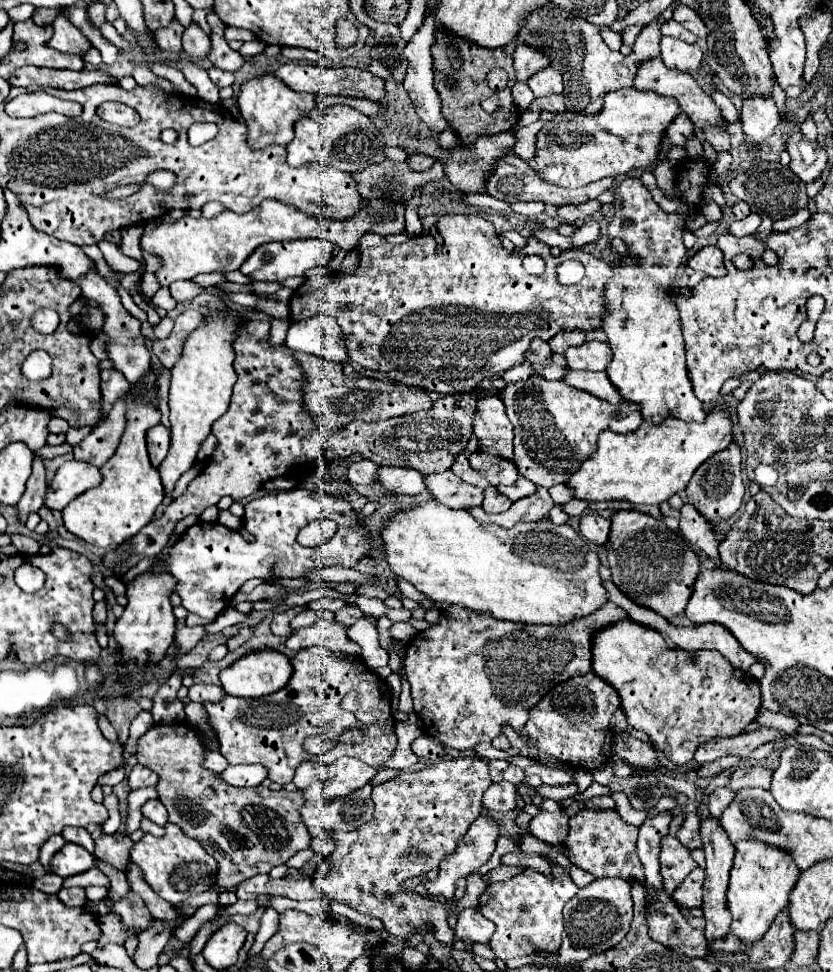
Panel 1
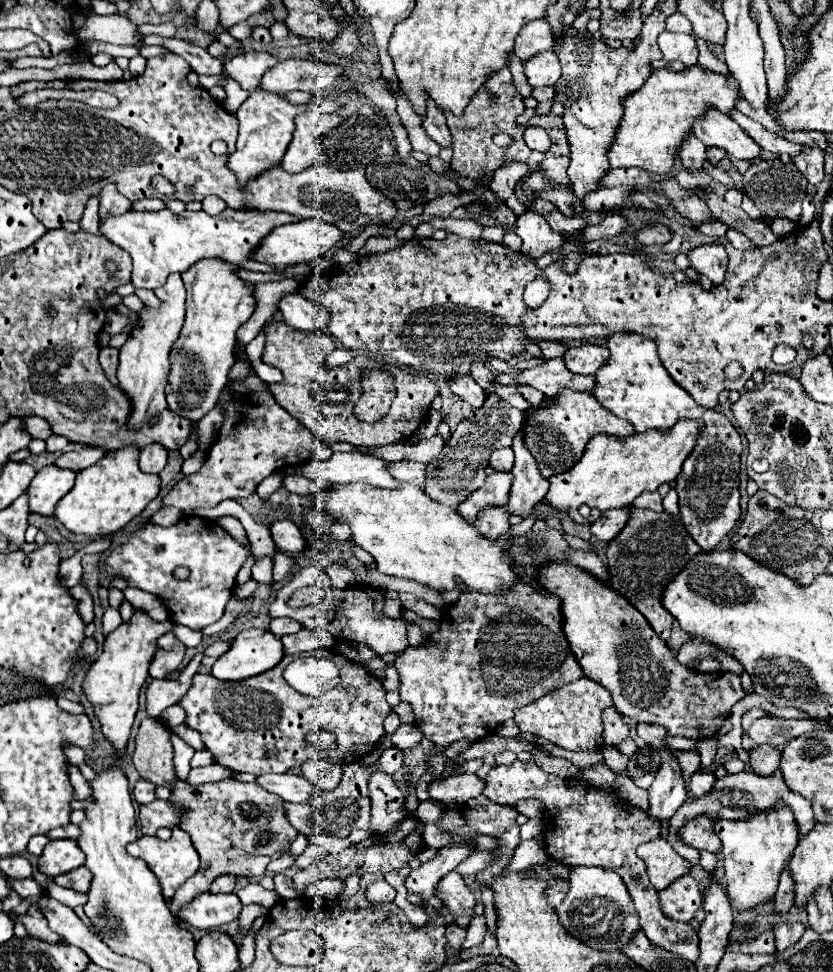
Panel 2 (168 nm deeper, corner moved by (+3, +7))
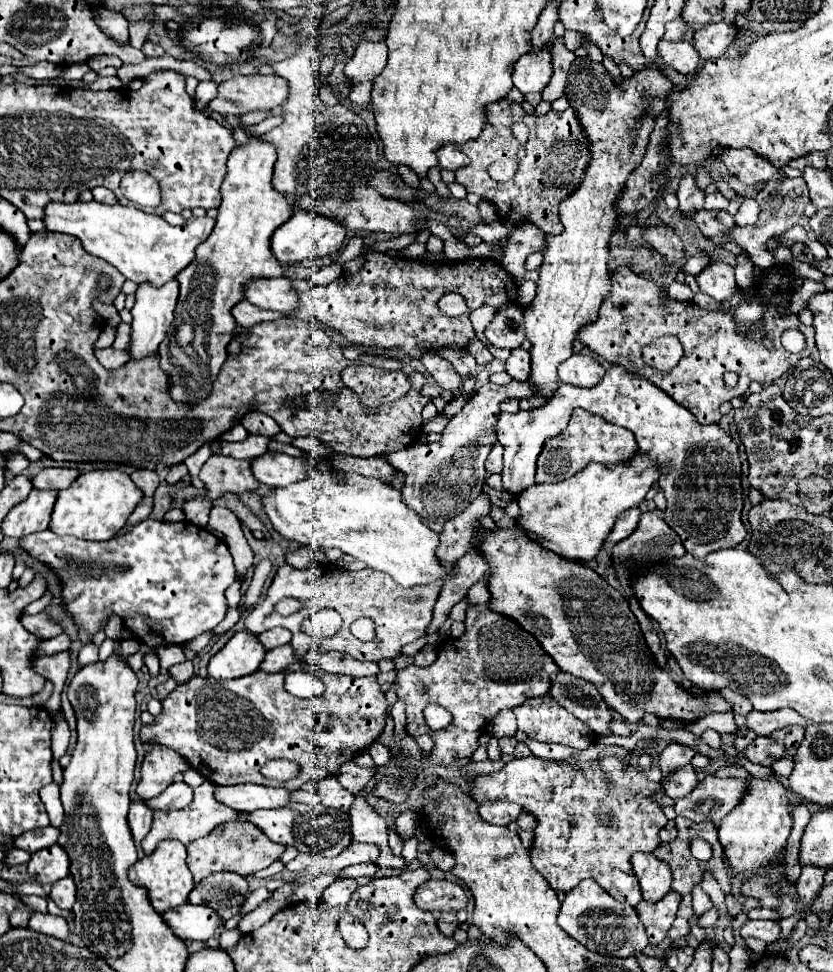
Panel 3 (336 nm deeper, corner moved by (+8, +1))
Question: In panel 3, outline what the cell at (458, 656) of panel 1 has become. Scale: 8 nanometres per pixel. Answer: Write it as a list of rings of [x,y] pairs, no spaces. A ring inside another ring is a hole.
[[[472,604],[466,610],[466,630],[460,638],[444,638],[440,640],[438,648],[438,658],[430,666],[406,666],[396,672],[396,694],[398,698],[406,704],[406,730],[410,736],[430,736],[434,740],[434,748],[428,754],[430,764],[452,764],[460,760],[462,756],[472,756],[472,752],[478,748],[478,736],[482,734],[484,726],[488,726],[498,712],[502,710],[512,710],[516,706],[522,706],[522,702],[536,698],[536,696],[546,696],[550,692],[550,676],[558,674],[560,668],[552,660],[548,652],[542,650],[540,642],[520,628],[520,624],[508,616],[502,616],[494,610],[490,610],[490,604]],[[428,704],[440,704],[444,706],[452,716],[454,722],[438,732],[432,732],[426,722],[424,722],[424,708]]]

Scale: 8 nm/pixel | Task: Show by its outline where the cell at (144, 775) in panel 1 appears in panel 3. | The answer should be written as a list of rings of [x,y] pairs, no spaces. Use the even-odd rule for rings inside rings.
[[[132,800],[130,802],[130,812],[128,812],[128,824],[134,836],[134,842],[140,842],[152,824],[152,810],[146,806],[144,800]]]

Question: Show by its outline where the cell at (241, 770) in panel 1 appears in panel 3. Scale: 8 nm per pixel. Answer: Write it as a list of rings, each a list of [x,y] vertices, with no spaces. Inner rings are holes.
[[[174,782],[170,784],[160,796],[148,800],[146,804],[150,808],[160,808],[160,810],[172,810],[172,808],[184,808],[192,800],[192,786],[186,782]]]

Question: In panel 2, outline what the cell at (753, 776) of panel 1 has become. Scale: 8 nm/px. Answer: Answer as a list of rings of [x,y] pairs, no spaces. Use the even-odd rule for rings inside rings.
[[[759,744],[751,750],[751,768],[761,776],[771,776],[779,768],[781,750],[771,744]]]

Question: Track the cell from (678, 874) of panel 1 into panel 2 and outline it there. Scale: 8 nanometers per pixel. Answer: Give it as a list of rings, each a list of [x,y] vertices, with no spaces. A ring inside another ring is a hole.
[[[657,836],[655,840],[641,844],[637,848],[637,856],[645,862],[647,874],[651,884],[657,890],[667,888],[673,884],[677,878],[685,876],[689,872],[689,862],[683,860],[667,840]]]

